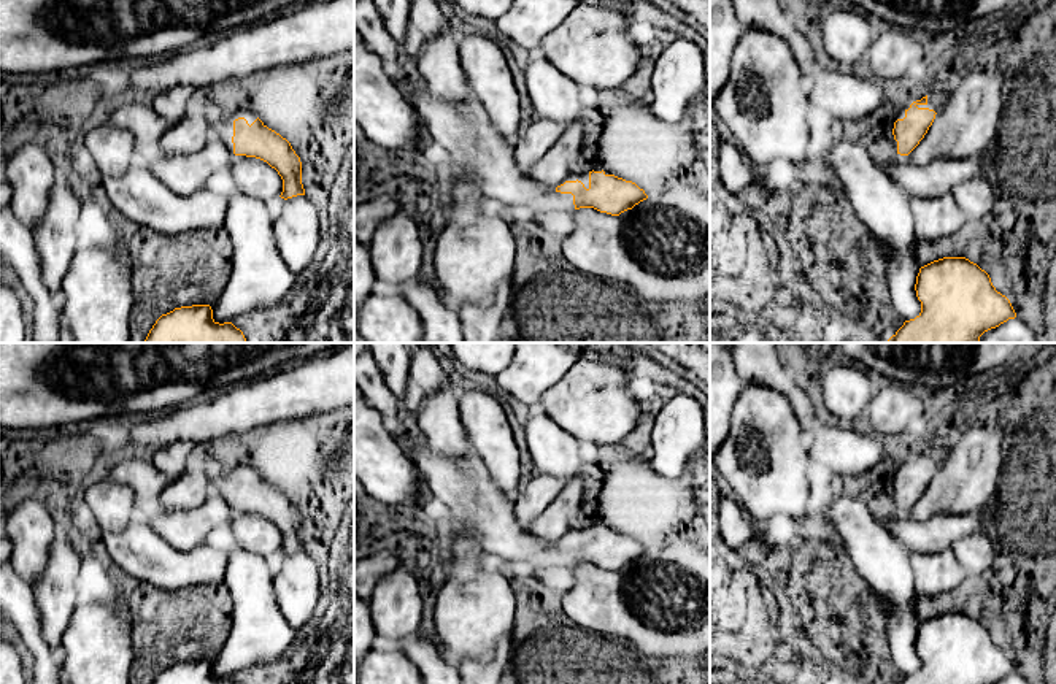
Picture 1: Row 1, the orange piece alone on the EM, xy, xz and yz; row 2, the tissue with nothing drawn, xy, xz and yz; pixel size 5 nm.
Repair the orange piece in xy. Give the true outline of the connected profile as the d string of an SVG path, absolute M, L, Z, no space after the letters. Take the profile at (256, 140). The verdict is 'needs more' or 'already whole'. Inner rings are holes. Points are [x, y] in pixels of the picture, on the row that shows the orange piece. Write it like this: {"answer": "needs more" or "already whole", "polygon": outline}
{"answer": "needs more", "polygon": "M213 100L205 106L211 136L219 138L233 160L256 157L267 162L283 179L281 198L305 195L302 162L291 143L268 129L251 110L224 111Z"}

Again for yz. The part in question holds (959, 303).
{"answer": "already whole", "polygon": "M965 257L921 267L915 290L921 313L905 321L888 343L981 343L985 332L1016 317L989 275Z"}

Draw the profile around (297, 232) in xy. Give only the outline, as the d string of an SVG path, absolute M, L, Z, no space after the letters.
M305 197L278 198L272 205L278 251L292 273L302 273L321 248L321 224L314 205Z

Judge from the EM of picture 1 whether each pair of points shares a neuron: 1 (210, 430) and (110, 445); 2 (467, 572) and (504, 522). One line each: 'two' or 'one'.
1: one
2: two

